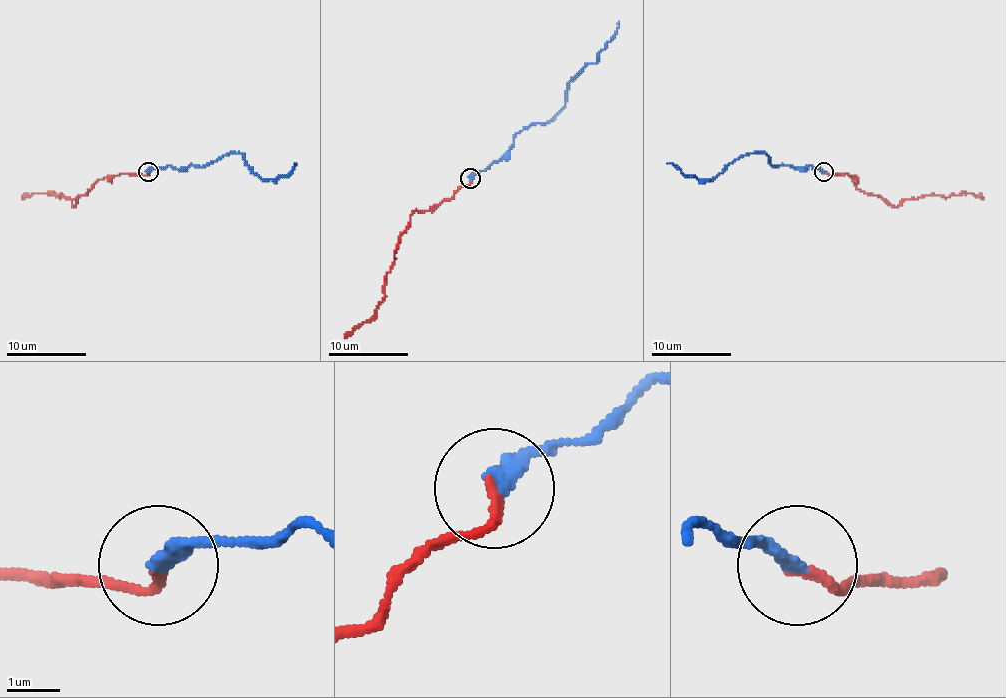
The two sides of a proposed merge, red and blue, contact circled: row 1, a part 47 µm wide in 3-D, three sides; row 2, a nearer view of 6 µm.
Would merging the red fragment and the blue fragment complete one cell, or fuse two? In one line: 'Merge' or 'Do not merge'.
Do not merge

